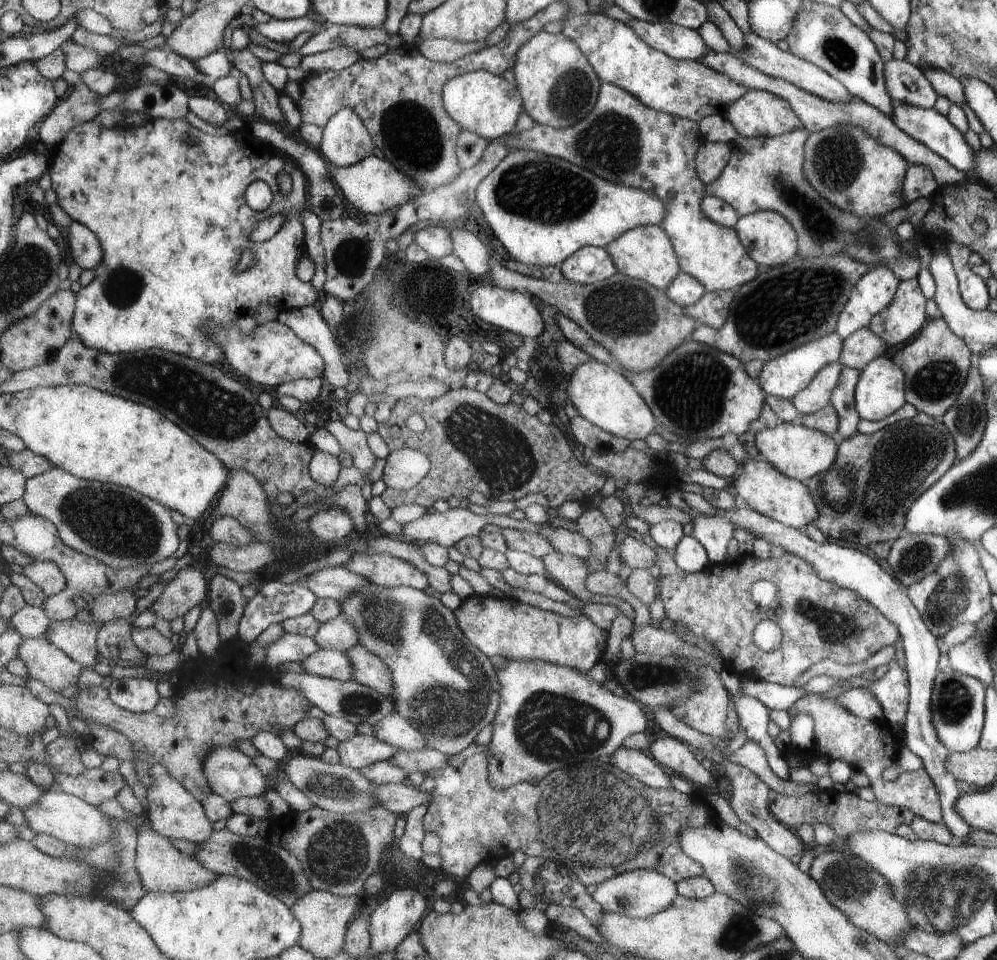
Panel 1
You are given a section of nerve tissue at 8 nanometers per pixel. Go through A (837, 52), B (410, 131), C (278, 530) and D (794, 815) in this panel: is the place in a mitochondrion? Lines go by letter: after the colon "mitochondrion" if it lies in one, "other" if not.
A: mitochondrion
B: mitochondrion
C: mitochondrion
D: other

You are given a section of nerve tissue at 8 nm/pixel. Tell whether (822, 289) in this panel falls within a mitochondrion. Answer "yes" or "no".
yes

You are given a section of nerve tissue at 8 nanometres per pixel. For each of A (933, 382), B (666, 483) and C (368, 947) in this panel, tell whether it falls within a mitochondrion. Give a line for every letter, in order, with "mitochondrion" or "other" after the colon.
A: mitochondrion
B: other
C: other

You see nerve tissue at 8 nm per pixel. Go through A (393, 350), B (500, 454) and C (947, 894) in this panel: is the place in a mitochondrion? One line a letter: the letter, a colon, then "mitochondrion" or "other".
A: mitochondrion
B: mitochondrion
C: mitochondrion

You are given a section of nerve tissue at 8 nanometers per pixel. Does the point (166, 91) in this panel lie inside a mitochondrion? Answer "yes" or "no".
no

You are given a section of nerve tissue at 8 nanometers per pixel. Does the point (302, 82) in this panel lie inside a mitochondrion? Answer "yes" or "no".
no

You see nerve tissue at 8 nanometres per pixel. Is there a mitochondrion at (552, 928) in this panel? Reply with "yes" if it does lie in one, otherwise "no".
no

